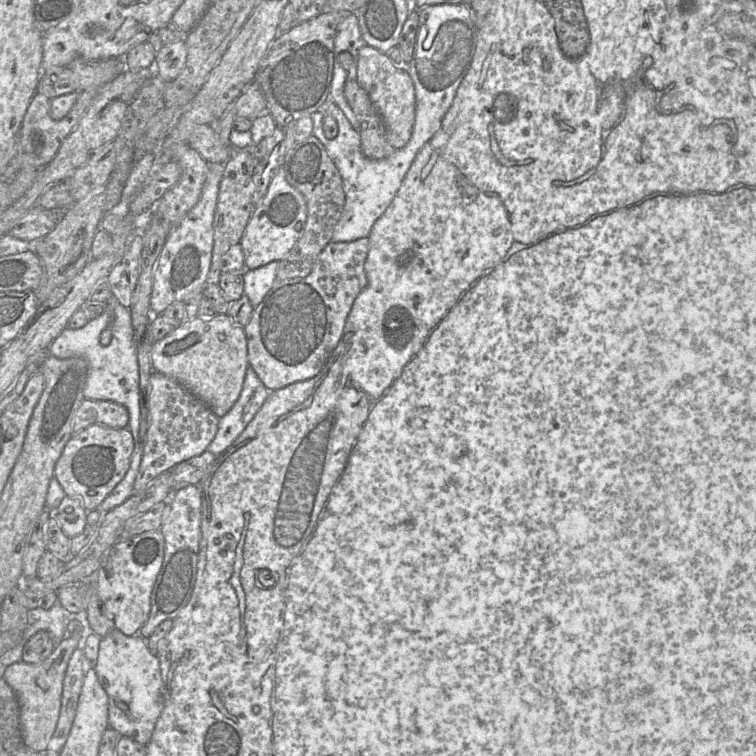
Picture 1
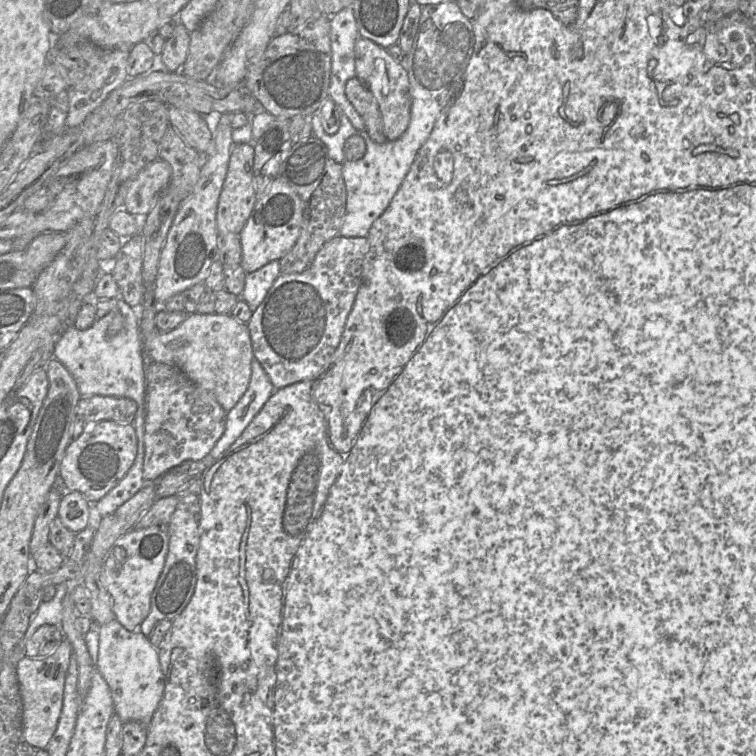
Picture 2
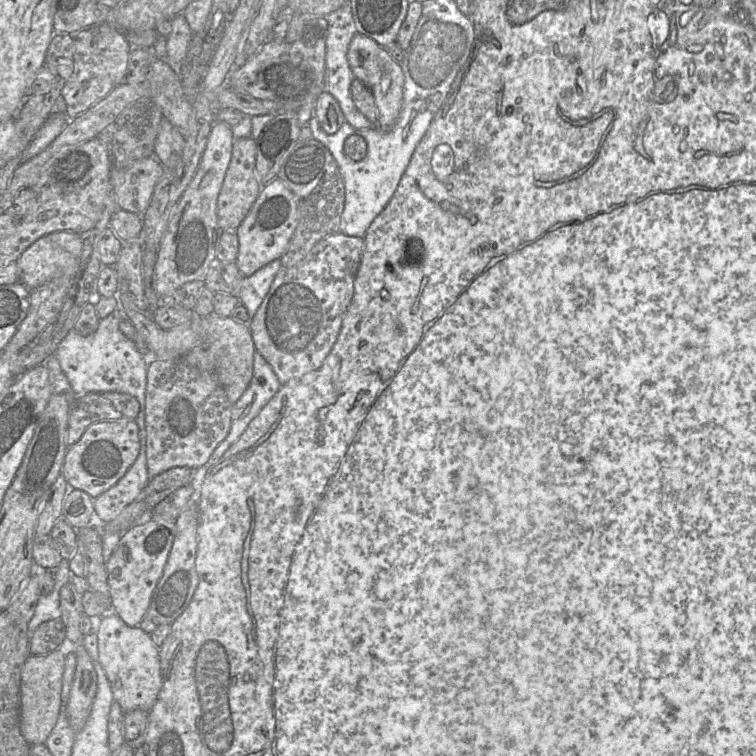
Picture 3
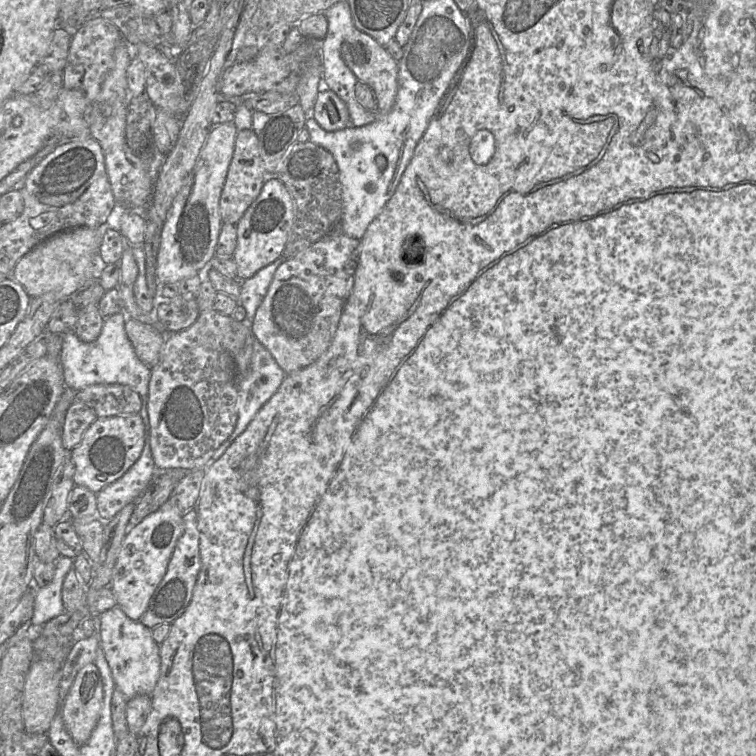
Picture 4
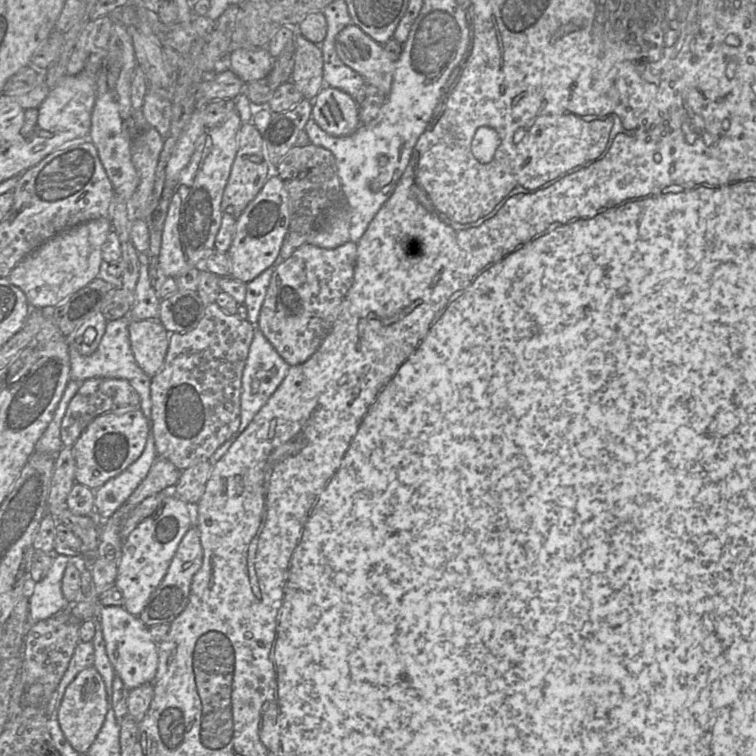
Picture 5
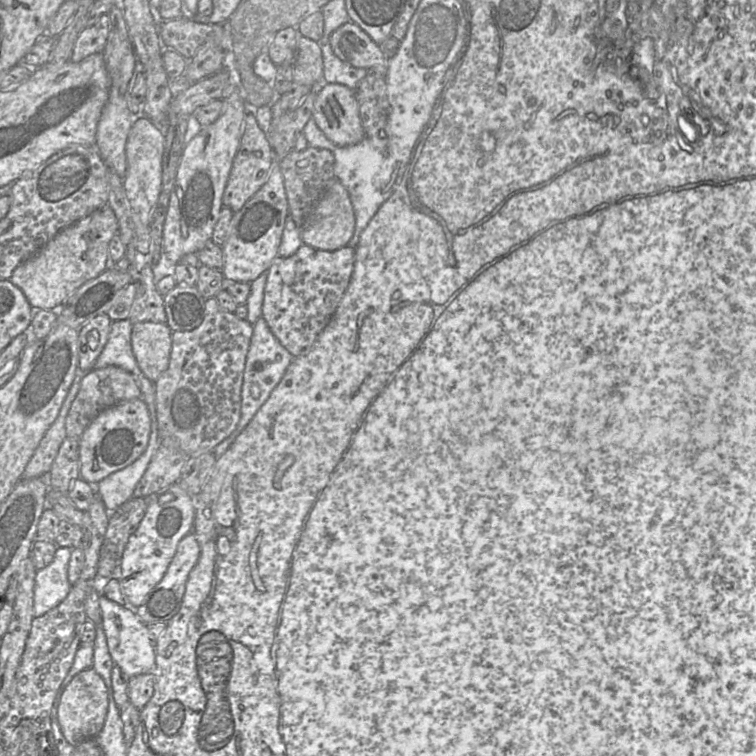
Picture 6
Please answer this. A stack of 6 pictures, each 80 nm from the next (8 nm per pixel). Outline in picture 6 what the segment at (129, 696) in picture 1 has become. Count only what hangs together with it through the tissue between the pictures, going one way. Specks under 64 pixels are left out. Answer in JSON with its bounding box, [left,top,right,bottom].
[99,594,155,678]

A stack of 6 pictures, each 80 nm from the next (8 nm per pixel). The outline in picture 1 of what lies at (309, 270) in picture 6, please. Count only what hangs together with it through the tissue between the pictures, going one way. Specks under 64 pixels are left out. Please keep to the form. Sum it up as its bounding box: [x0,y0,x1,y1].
[244,238,369,392]

